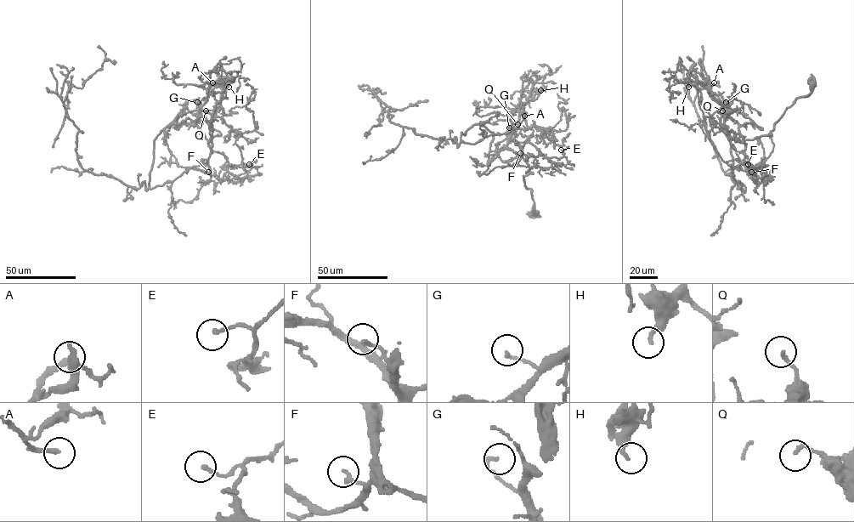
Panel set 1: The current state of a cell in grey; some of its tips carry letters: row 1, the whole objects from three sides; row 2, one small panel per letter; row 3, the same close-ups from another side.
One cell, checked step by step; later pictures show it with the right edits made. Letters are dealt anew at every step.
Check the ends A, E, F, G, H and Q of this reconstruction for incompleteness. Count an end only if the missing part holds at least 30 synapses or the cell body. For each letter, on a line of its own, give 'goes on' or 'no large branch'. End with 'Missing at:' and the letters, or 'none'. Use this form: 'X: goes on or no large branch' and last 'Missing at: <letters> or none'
A: goes on
E: no large branch
F: no large branch
G: no large branch
H: no large branch
Q: no large branch
Missing at: A

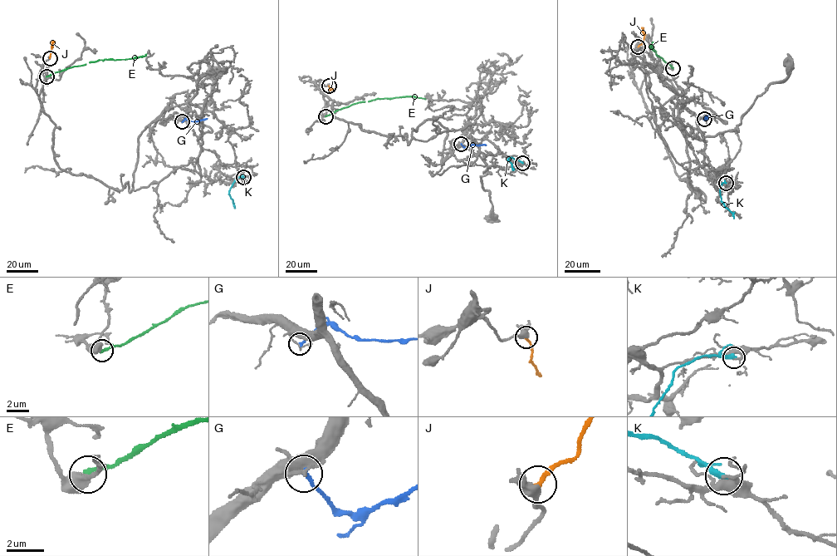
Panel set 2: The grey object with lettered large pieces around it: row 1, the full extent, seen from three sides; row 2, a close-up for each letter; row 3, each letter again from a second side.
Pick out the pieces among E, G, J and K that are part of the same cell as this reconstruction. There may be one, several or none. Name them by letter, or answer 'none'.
J

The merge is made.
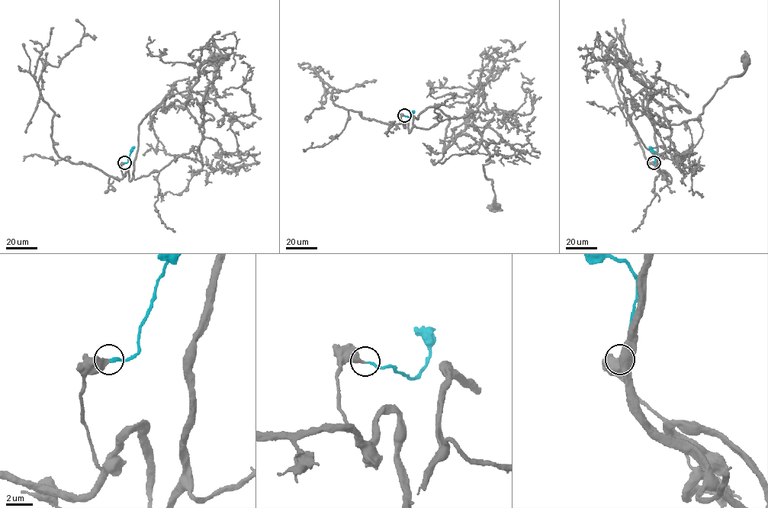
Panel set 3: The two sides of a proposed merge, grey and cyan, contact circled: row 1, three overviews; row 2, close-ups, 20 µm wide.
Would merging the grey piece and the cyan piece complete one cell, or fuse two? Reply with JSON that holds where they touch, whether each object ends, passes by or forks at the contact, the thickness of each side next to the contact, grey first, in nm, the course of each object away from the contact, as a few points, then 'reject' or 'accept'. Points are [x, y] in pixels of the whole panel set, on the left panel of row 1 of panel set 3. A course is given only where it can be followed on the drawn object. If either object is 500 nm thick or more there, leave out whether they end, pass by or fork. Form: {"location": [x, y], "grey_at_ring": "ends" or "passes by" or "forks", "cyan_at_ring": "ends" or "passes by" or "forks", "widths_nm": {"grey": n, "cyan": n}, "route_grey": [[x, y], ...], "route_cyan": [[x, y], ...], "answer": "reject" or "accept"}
{"location": [124, 162], "widths_nm": {"grey": 500, "cyan": 190}, "route_grey": [[124, 162], [130, 181], [138, 126], [168, 91], [165, 113], [213, 119], [213, 59]], "route_cyan": [[124, 162], [127, 162], [134, 146]], "answer": "accept"}

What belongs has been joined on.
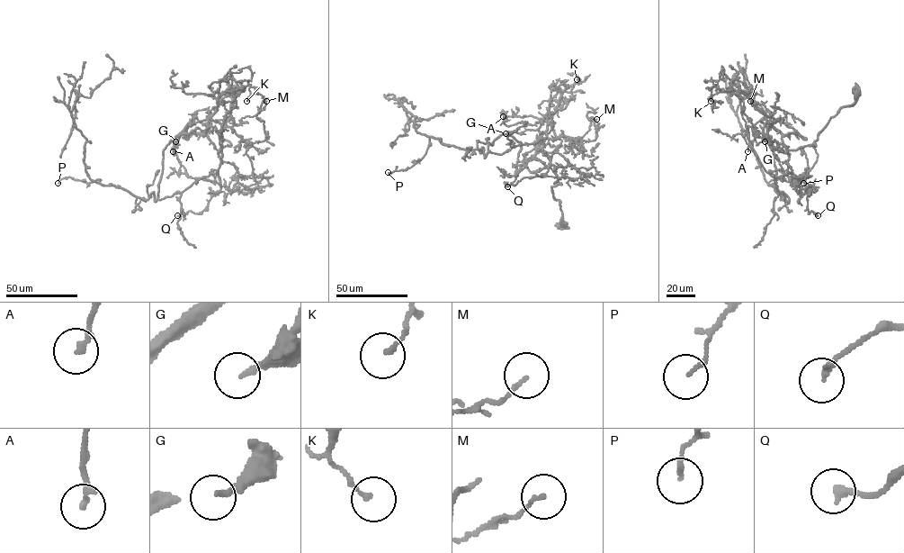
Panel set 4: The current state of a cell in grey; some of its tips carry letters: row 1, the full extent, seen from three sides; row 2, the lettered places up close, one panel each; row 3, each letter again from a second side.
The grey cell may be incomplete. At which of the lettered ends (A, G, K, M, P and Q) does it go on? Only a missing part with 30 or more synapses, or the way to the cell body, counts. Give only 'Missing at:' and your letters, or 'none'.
Missing at: none

